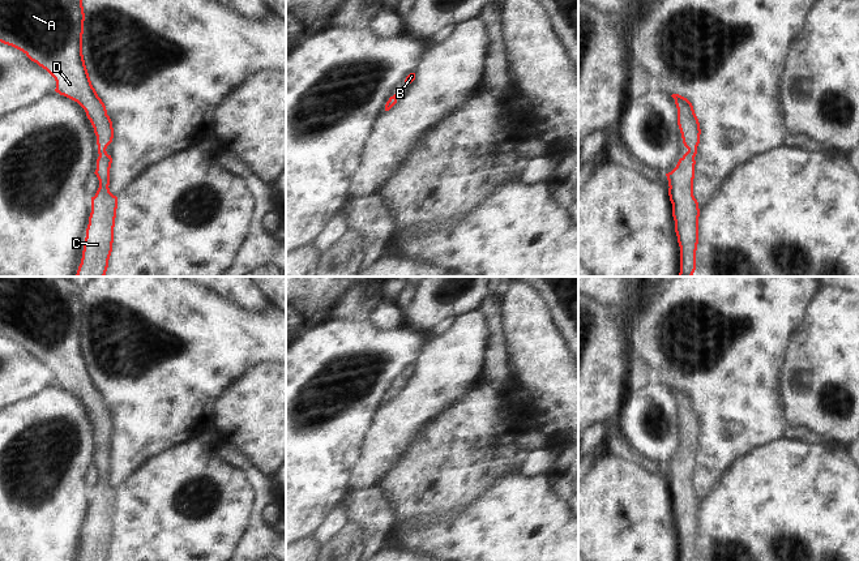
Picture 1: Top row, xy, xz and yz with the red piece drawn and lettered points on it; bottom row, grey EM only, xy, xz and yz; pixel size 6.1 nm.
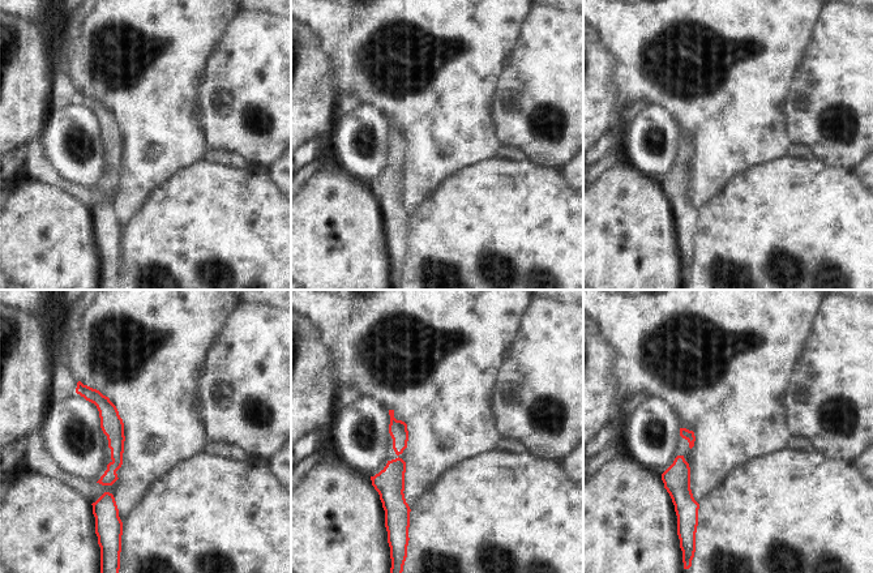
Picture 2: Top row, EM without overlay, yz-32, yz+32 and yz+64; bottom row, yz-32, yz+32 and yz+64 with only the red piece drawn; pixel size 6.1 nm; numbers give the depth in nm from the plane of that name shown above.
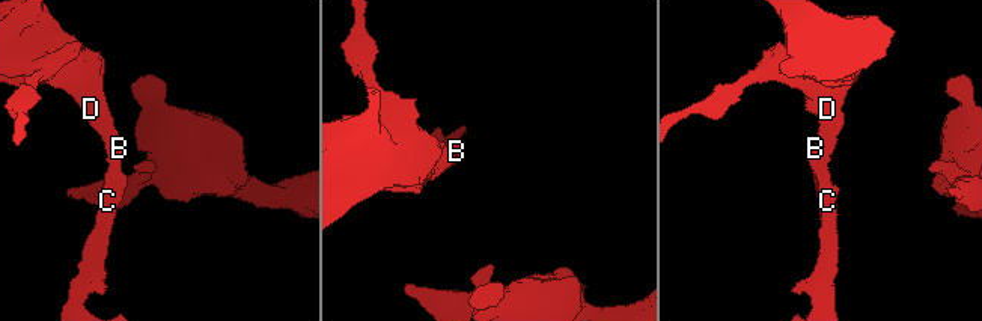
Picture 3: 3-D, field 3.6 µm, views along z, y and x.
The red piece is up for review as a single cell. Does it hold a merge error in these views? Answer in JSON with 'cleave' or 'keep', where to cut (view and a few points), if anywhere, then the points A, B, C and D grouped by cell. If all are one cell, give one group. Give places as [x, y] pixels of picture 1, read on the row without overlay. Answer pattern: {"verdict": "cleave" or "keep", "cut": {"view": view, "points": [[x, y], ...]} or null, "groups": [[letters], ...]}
{"verdict": "keep", "cut": null, "groups": [["A", "B", "C", "D"]]}

